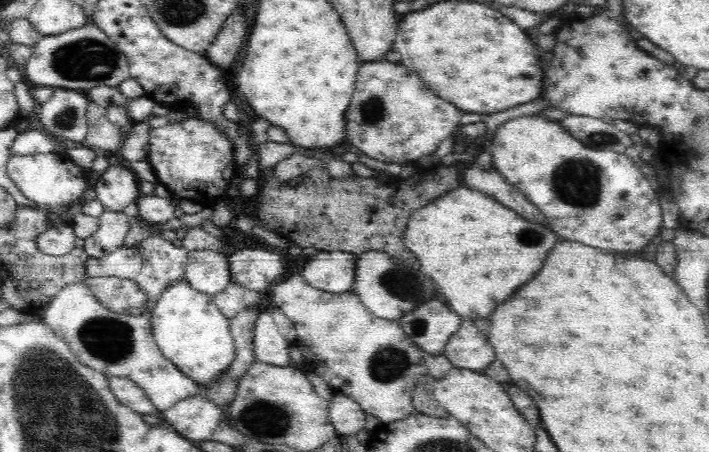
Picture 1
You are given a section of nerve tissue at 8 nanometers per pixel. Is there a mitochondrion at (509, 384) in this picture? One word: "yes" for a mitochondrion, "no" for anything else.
no

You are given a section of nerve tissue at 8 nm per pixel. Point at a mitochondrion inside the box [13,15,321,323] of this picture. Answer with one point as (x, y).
(85, 58)

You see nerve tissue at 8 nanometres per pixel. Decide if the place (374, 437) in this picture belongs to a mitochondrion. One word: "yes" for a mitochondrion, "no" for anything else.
no

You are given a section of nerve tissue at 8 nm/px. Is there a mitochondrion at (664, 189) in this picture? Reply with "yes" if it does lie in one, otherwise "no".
no

